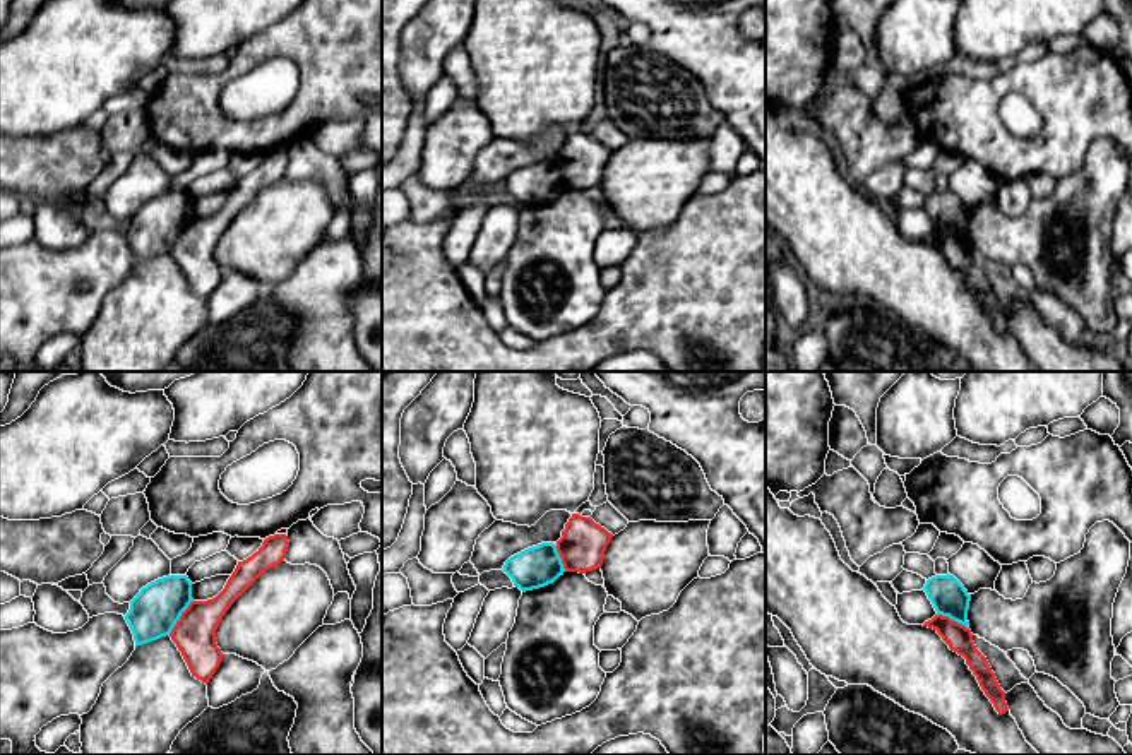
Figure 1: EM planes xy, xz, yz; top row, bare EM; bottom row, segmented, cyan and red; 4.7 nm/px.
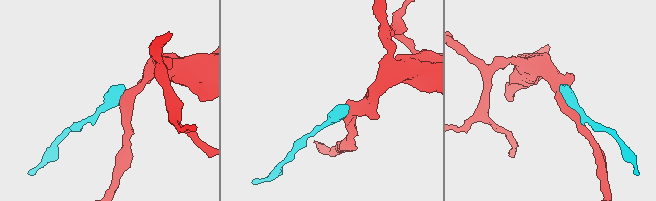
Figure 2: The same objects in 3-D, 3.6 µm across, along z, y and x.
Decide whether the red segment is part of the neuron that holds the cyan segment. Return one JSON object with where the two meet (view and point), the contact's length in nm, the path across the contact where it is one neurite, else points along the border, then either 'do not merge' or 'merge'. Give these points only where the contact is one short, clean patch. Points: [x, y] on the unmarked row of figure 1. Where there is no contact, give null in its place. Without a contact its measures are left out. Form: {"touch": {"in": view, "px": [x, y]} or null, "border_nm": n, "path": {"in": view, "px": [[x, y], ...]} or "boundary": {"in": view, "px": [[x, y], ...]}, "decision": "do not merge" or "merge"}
{"touch": {"in": "xy", "px": [180, 231]}, "border_nm": 200, "boundary": {"in": "xy", "px": [[192, 216], [168, 250]]}, "decision": "do not merge"}

